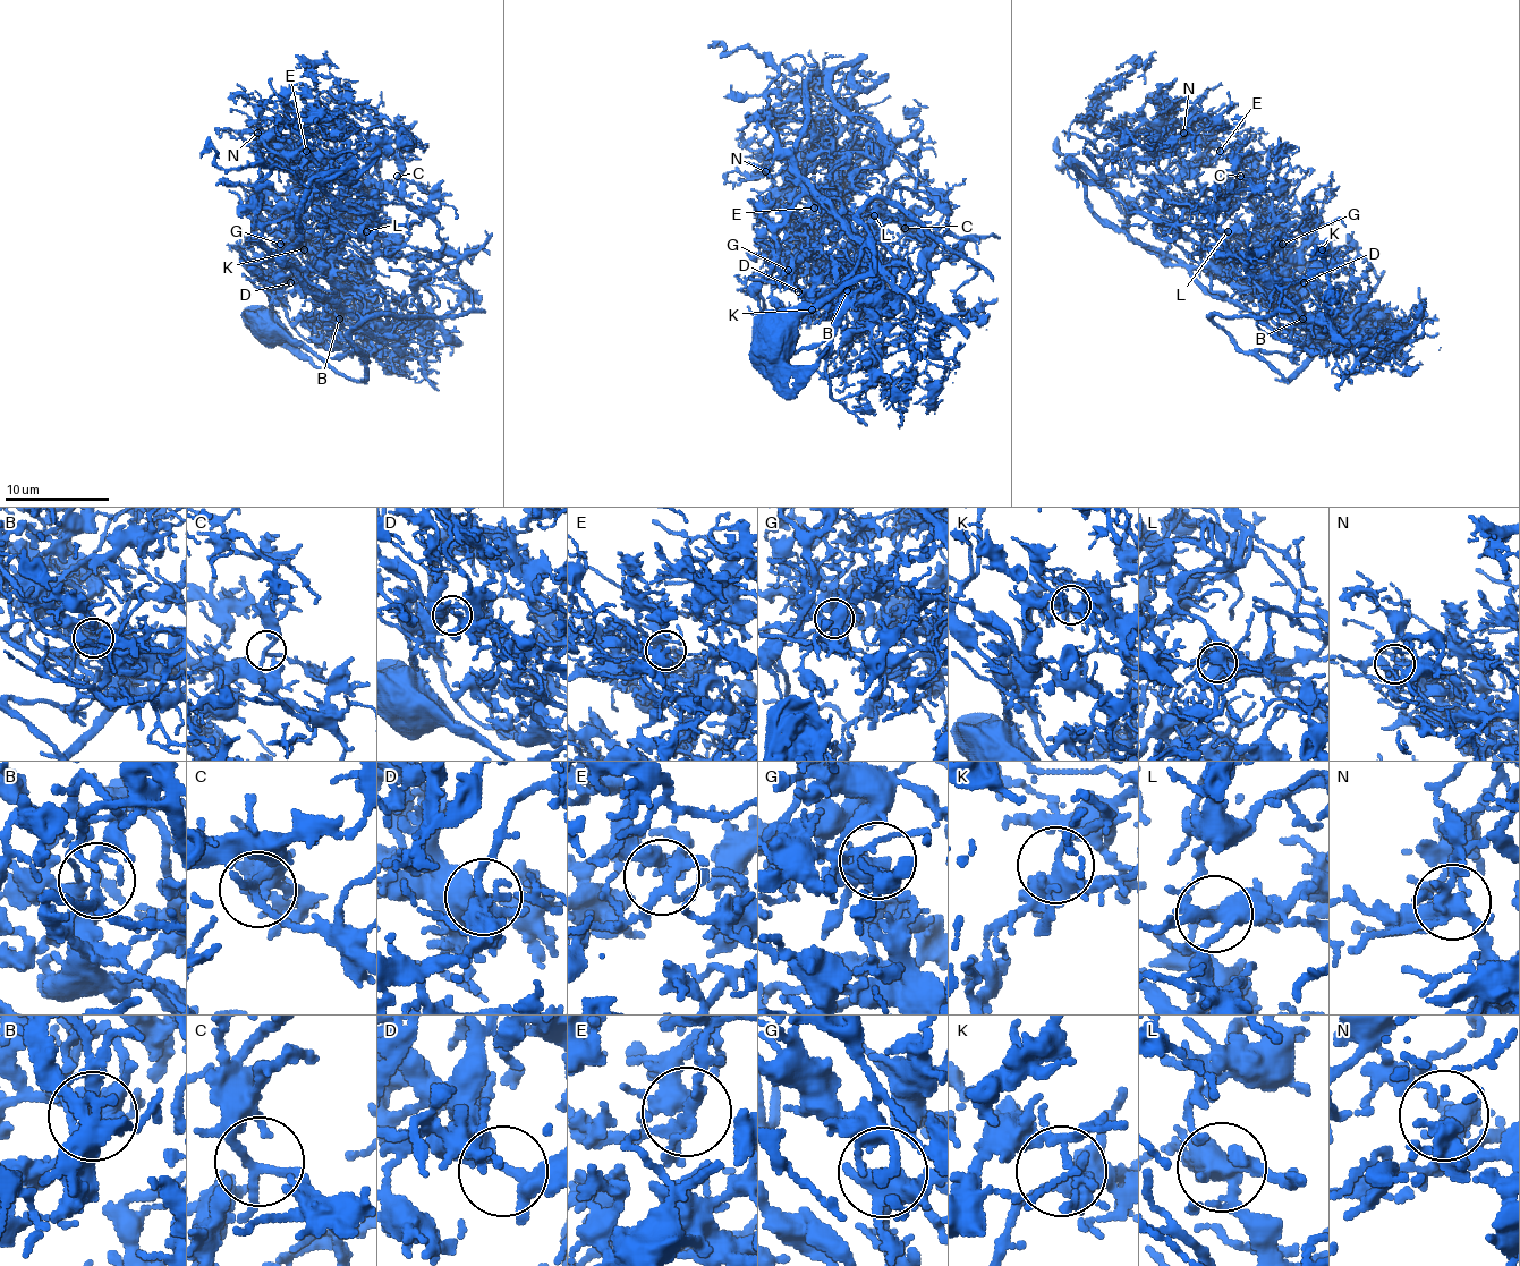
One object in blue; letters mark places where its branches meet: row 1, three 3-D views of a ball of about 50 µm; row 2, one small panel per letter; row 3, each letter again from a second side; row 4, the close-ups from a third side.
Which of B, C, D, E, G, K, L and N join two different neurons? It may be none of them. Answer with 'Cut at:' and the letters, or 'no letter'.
Cut at: B

